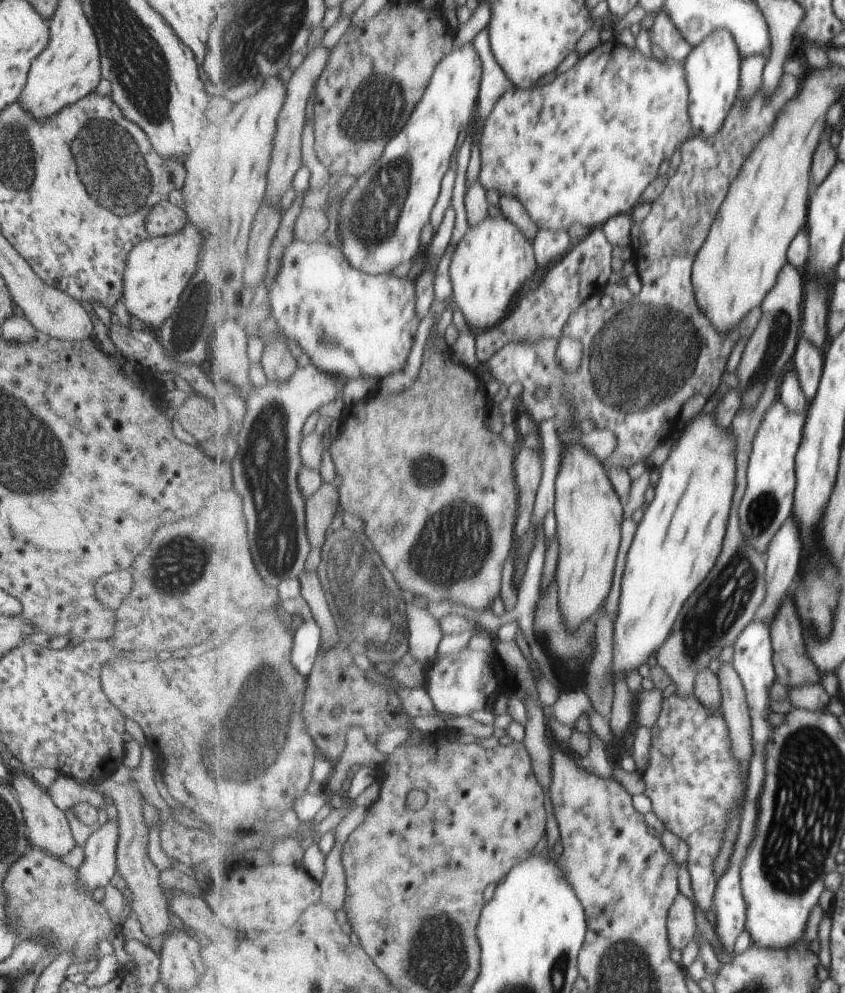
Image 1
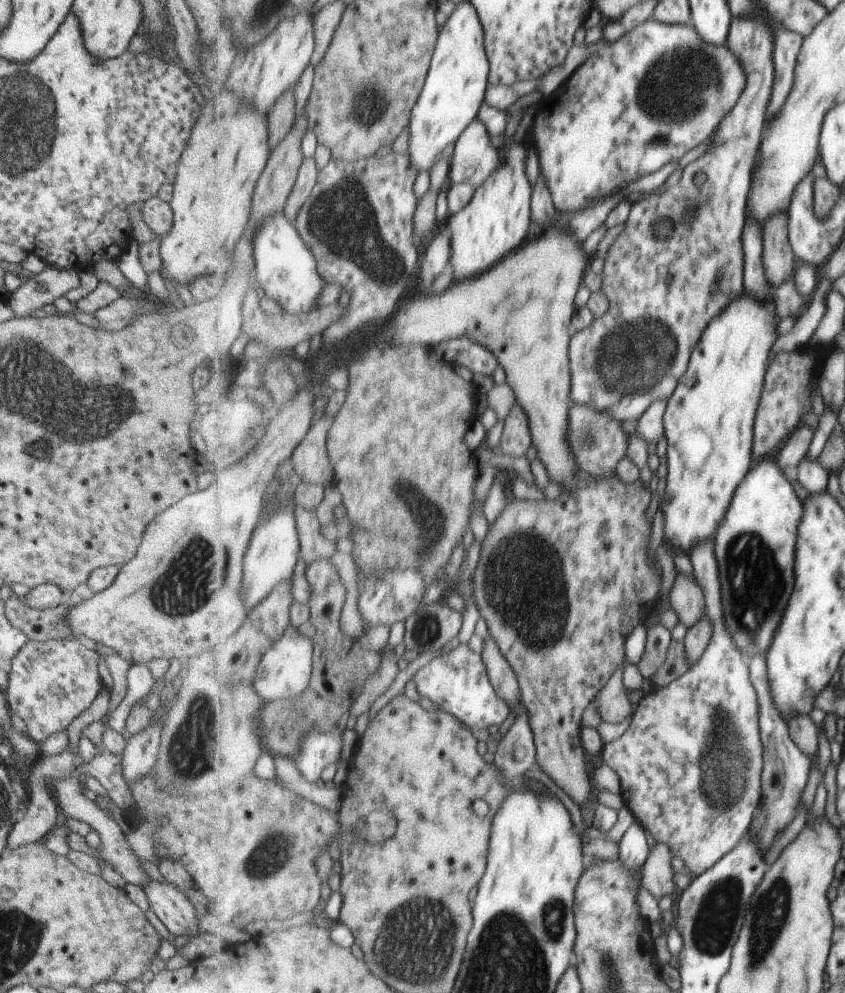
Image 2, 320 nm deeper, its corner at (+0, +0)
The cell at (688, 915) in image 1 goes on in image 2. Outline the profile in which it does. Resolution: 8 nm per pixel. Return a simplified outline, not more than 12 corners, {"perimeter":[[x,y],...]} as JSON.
{"perimeter":[[656,843],[642,868],[642,886],[663,898],[675,890],[673,853]]}

